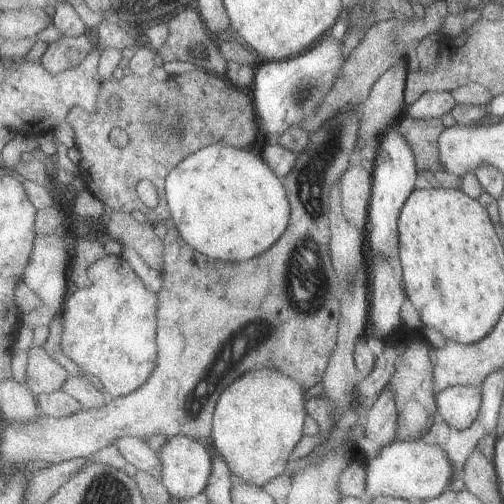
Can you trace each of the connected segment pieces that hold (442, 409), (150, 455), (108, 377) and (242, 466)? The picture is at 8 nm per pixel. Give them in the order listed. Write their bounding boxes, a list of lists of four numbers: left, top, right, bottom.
[[437,386,483,430],[115,436,163,480],[63,256,157,398],[211,368,309,488]]

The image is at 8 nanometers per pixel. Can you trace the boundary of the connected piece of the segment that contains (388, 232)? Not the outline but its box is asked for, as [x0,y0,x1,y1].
[369,124,419,260]

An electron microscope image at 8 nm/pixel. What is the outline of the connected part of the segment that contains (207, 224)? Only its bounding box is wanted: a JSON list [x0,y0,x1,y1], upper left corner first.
[167,144,293,264]

